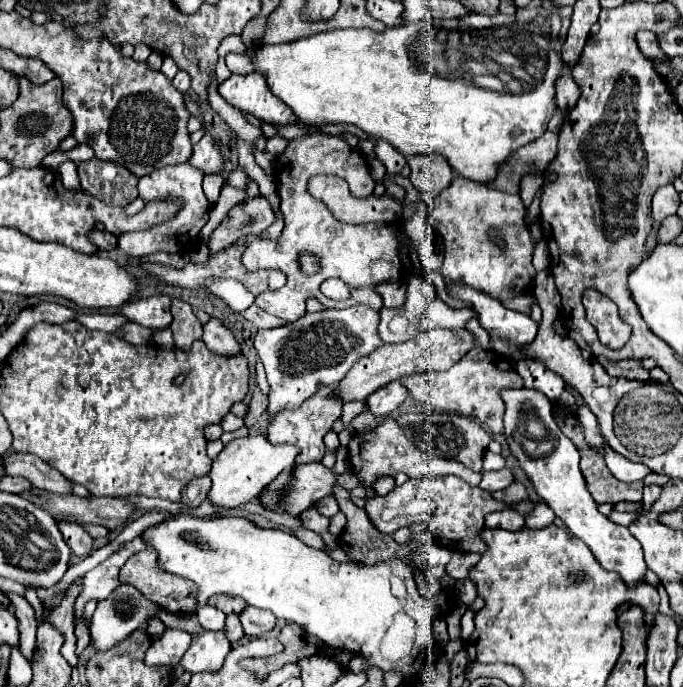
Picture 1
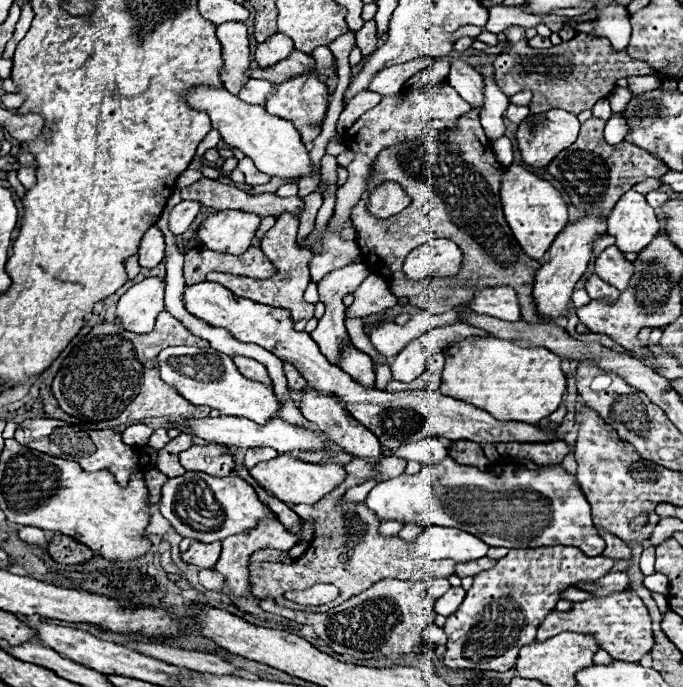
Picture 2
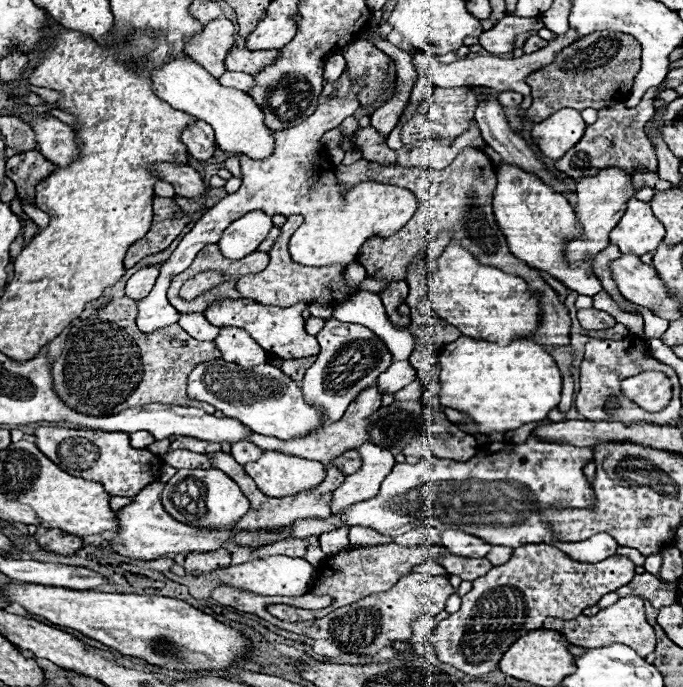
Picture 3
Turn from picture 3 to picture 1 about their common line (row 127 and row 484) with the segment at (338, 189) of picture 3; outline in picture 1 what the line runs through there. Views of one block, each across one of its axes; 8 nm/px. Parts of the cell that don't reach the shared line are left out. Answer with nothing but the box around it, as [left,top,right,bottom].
[284,462,338,516]

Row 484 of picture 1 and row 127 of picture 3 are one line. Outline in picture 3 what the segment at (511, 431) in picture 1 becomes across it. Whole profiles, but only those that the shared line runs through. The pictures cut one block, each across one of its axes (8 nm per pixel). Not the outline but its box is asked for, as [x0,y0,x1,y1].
[532,108,586,160]

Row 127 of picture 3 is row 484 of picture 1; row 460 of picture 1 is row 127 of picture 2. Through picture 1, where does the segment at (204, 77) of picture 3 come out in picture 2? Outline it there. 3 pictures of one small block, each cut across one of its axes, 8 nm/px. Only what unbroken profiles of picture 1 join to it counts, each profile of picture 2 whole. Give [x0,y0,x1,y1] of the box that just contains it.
[186,84,312,178]

